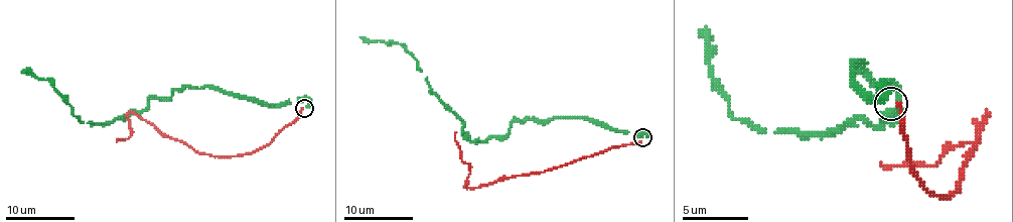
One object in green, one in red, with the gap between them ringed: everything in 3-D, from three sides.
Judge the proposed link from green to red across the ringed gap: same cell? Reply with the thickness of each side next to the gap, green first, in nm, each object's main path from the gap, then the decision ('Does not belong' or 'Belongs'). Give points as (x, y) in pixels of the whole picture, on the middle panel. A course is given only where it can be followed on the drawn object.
Thickness 480 nm (green) against 200 nm. Course of green: (644, 134), (569, 118), (514, 122), (504, 135), (470, 140), (410, 52), (393, 42), (359, 37). Course of red: (641, 140), (468, 188), (465, 186), (470, 167), (461, 159), (456, 132). Does not belong

